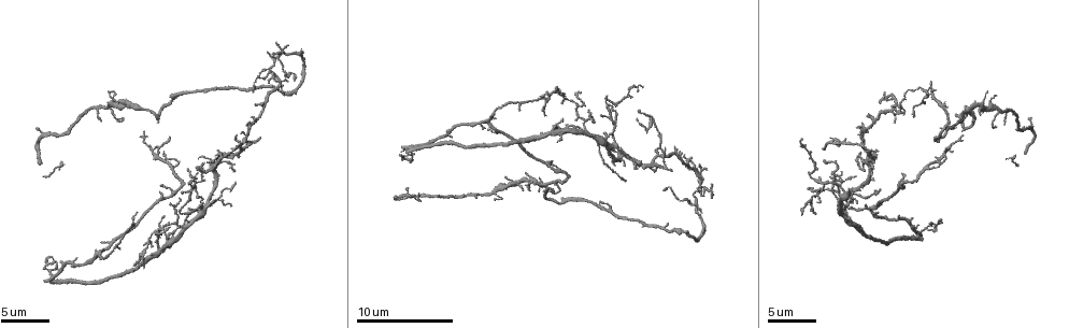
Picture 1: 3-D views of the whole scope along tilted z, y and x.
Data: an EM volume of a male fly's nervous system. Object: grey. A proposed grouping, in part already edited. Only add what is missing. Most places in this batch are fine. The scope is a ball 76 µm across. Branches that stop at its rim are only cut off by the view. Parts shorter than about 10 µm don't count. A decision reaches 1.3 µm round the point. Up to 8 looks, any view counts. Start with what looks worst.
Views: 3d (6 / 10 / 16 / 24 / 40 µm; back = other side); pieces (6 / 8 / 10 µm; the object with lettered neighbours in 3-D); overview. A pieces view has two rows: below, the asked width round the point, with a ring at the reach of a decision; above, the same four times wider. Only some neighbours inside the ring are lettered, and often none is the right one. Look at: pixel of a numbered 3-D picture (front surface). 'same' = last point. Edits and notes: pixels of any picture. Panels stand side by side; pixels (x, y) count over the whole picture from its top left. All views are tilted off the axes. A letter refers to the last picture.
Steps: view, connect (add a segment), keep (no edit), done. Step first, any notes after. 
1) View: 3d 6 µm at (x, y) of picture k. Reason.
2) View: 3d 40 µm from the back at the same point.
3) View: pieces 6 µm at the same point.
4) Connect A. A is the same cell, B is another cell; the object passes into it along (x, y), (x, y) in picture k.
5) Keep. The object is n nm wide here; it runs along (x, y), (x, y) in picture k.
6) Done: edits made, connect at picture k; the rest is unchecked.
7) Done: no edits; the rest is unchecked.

View: pieces 6 µm at (164, 215) of picture 1. Free end.

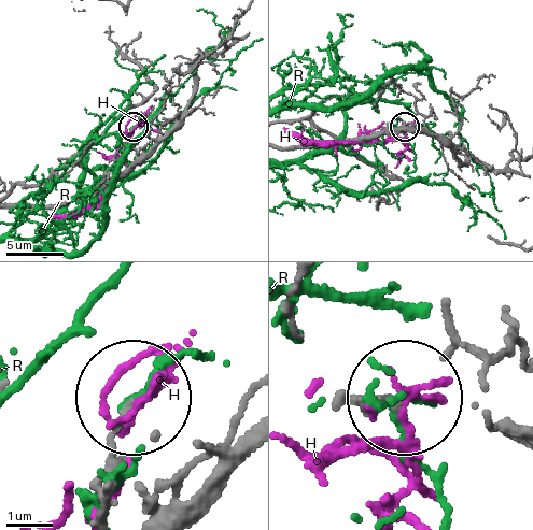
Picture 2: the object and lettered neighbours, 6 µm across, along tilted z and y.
Keep. H and R are other cells; no lettered segment goes on from it.

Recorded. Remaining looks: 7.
View: 3d 6 µm at (814, 212) of picture 1. Free end.

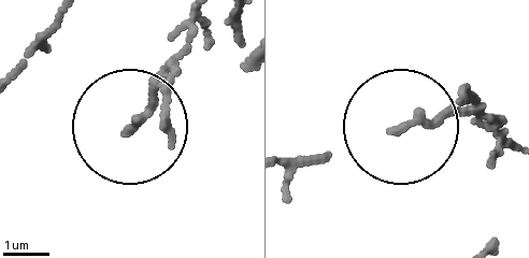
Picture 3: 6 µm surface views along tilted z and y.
View: pieces 6 µm at (396, 128) of picture 3.

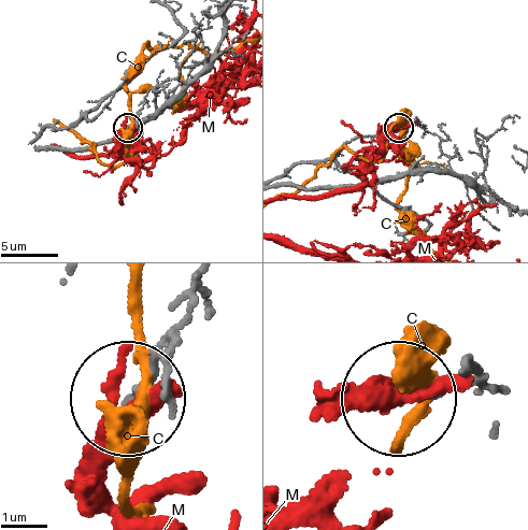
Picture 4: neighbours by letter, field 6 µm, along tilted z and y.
Keep. C and M are other cells; none of them fits.

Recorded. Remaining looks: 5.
View: pieces 10 µm at (962, 134) of picture 1. Branch stops here.

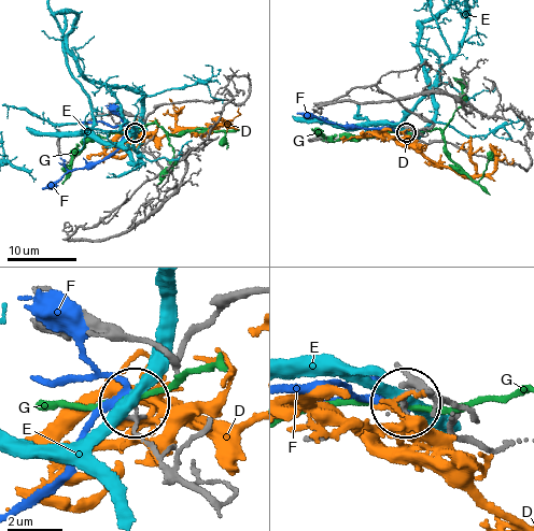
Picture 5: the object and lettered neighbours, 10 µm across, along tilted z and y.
Keep. The object is 160 nm wide here; D, E, F and G are other cells; it runs along (219, 511), (197, 489), (158, 465), (139, 435), (137, 404) in picture 5; no lettered segment goes on from it.

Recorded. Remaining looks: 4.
View: pieces 8 µm at (658, 148) of picture 1. Thin end.

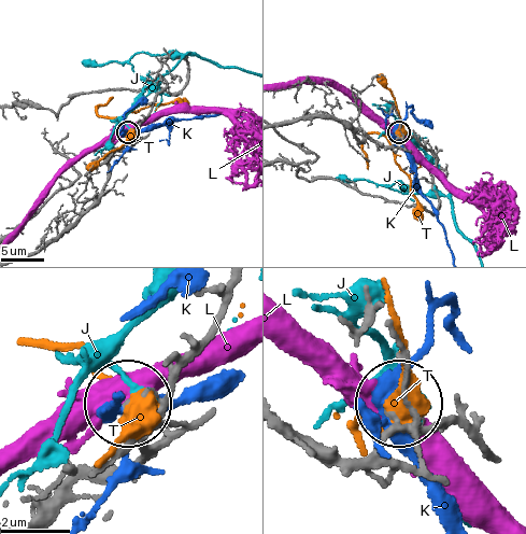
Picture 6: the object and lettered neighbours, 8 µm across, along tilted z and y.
Keep. J, K, L and T are other cells; no lettered segment goes on from it.

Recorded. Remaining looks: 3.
Done: no edits; the rest is unchecked.

